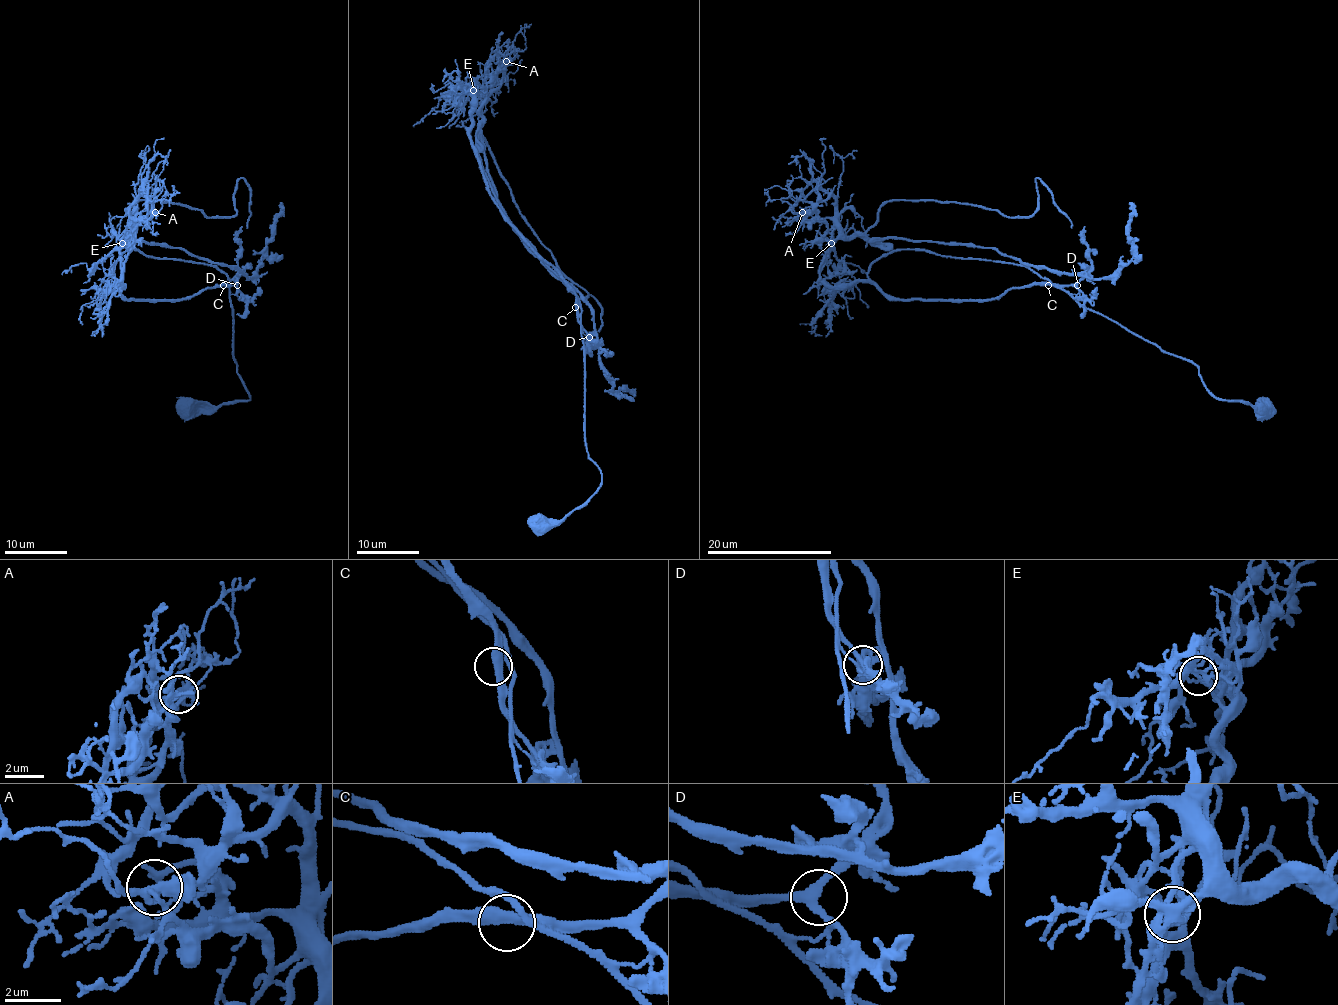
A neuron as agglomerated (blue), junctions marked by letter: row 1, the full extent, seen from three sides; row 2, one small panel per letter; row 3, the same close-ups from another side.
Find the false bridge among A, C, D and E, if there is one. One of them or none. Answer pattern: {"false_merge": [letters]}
{"false_merge": ["E"]}

